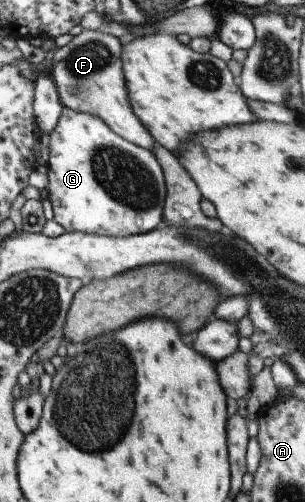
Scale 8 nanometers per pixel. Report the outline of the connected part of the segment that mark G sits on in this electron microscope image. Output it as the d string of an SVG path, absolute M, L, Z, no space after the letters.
M62 107L48 138L48 160L44 166L47 174L46 198L51 204L54 222L64 229L64 233L80 231L125 237L151 231L162 224L165 180L152 151L114 134L104 120L68 107Z

